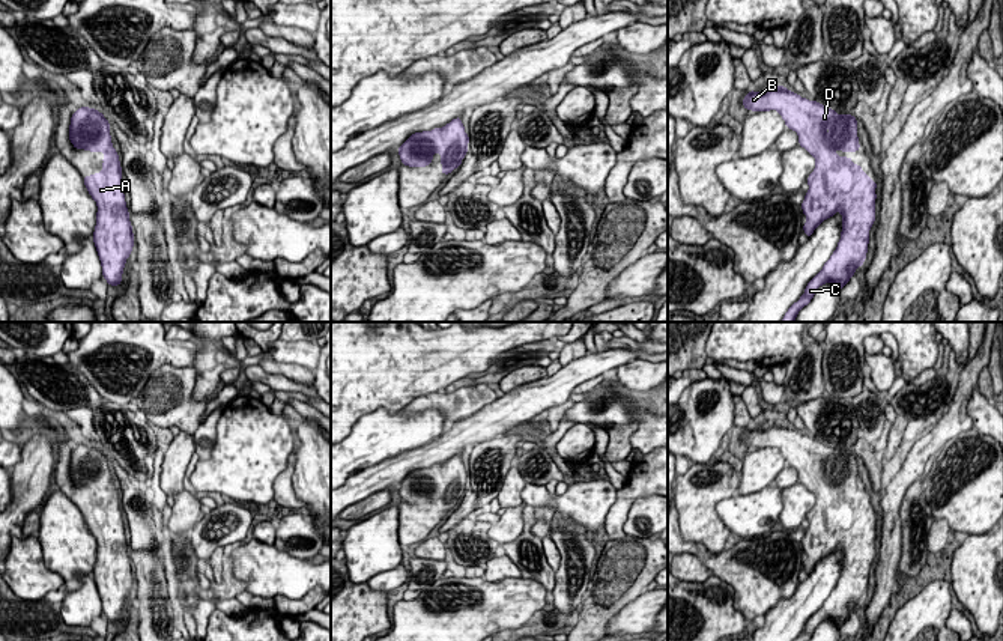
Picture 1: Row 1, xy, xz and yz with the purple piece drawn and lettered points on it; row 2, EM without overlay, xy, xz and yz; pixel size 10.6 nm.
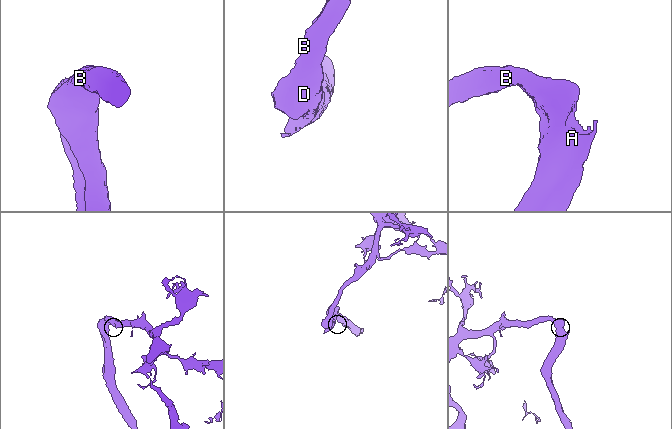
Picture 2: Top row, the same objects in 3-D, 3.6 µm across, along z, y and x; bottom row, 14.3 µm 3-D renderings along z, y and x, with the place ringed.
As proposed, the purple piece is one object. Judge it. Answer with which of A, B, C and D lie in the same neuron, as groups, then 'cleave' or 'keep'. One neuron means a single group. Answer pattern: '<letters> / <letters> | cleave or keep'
A B C D | keep

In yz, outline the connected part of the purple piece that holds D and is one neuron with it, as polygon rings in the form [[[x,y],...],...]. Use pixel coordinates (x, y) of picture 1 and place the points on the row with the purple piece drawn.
[[[770,84],[762,92],[750,89],[743,105],[755,113],[776,110],[785,125],[797,132],[798,144],[817,161],[806,181],[809,190],[800,205],[808,218],[803,224],[806,236],[809,238],[838,211],[842,214],[842,232],[836,250],[780,320],[795,322],[798,311],[811,302],[820,286],[833,283],[842,290],[856,269],[863,265],[869,230],[875,221],[877,182],[859,164],[853,164],[853,158],[838,156],[835,152],[860,149],[857,119],[853,114],[841,116],[777,84]]]

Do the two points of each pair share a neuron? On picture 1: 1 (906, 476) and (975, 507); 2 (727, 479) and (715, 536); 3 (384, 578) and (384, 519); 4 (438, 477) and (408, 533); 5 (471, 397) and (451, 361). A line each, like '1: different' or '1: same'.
1: different
2: same
3: same
4: same
5: different

